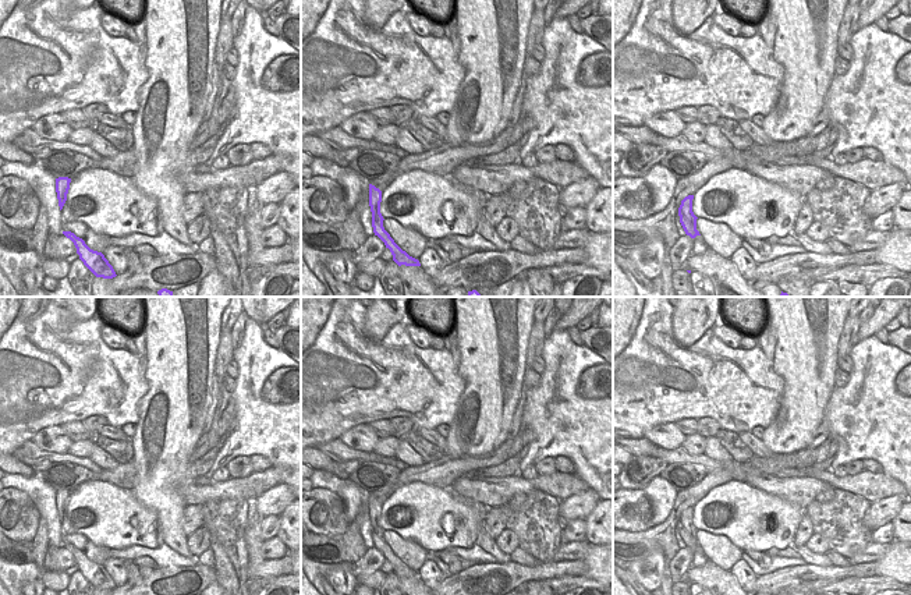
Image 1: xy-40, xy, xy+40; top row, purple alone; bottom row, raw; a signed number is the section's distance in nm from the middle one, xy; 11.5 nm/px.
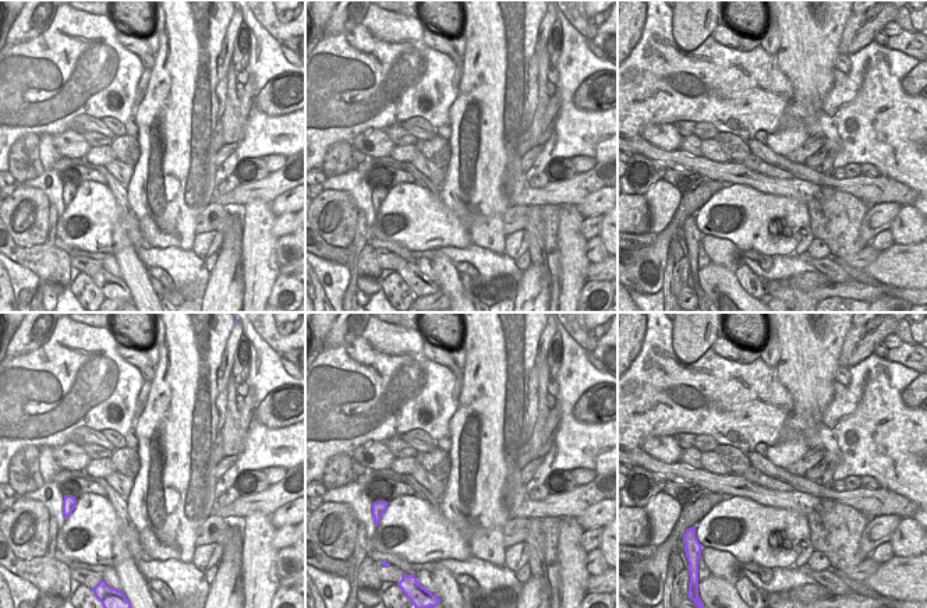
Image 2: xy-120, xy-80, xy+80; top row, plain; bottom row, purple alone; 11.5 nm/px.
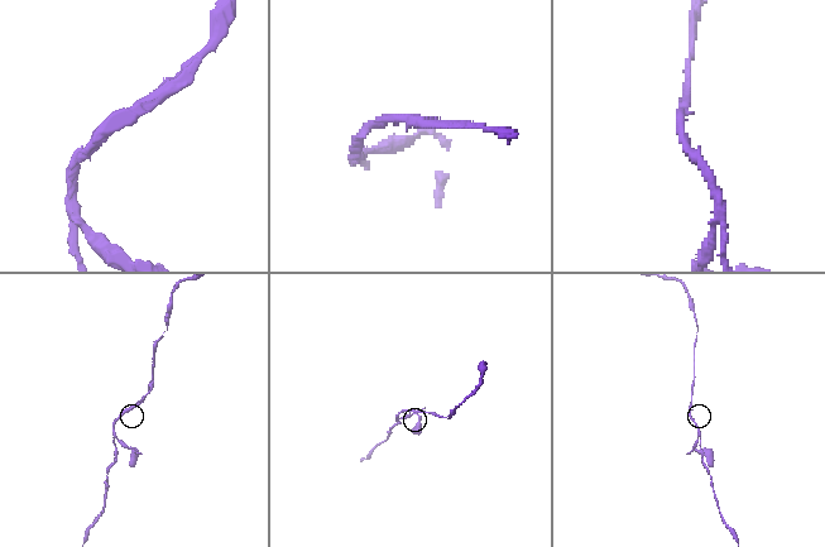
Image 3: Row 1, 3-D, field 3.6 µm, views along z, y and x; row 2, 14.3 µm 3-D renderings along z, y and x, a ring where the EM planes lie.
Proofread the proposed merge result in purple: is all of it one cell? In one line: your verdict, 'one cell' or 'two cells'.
two cells

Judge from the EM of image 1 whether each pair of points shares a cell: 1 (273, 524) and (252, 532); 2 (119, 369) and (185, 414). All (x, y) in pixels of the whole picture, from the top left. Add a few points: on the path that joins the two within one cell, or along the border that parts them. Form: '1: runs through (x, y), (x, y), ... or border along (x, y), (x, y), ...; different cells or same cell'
1: border along (262, 517), (261, 538), (263, 541); different cells
2: border along (145, 378), (148, 392), (138, 402), (138, 420); different cells

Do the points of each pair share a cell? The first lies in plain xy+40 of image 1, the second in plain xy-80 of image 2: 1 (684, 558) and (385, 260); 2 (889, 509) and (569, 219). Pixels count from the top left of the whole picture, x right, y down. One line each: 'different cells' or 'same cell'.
1: same cell
2: different cells

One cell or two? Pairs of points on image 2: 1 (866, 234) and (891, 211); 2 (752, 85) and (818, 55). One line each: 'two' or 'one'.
1: one
2: two

